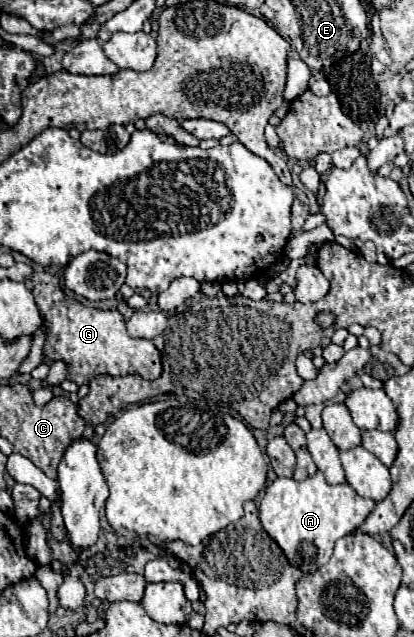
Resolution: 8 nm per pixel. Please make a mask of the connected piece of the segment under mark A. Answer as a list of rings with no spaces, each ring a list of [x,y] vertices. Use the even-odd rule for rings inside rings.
[[[317,472],[303,482],[277,478],[271,486],[267,486],[259,506],[259,520],[293,566],[303,572],[315,572],[331,558],[335,542],[355,532],[373,508],[375,502],[371,498],[361,498],[347,482],[333,486],[321,472]]]

